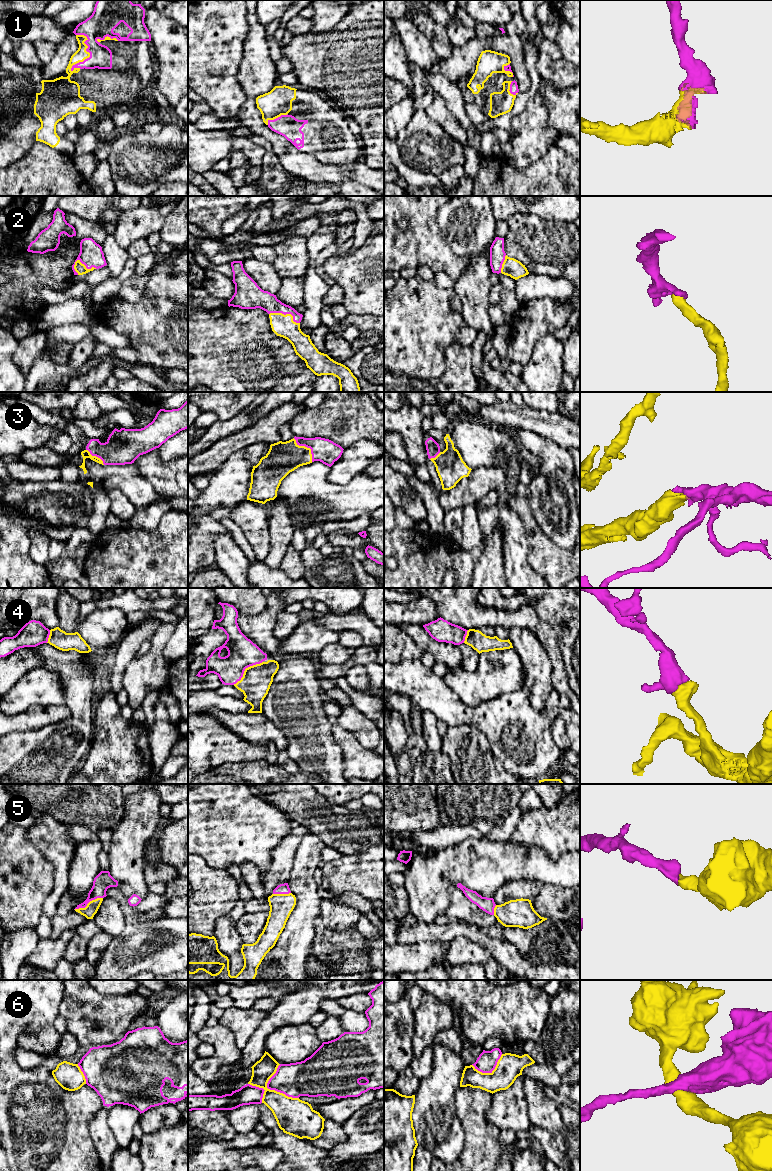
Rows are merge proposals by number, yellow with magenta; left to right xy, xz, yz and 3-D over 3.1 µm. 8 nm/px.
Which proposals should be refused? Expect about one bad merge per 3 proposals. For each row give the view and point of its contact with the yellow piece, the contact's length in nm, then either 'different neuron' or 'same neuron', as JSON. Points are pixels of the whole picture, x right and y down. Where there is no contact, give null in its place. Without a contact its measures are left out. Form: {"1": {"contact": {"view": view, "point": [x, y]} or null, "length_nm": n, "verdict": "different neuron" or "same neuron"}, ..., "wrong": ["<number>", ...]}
{"1": {"contact": {"view": "xy", "point": [89, 56]}, "length_nm": 320, "verdict": "same neuron"}, "2": {"contact": {"view": "xy", "point": [84, 265]}, "length_nm": 190, "verdict": "same neuron"}, "3": {"contact": {"view": "xz", "point": [306, 447]}, "length_nm": 240, "verdict": "same neuron"}, "4": {"contact": {"view": "xz", "point": [245, 669]}, "length_nm": 300, "verdict": "same neuron"}, "5": {"contact": {"view": "xy", "point": [88, 903]}, "length_nm": 260, "verdict": "same neuron"}, "6": {"contact": {"view": "xz", "point": [271, 1090]}, "length_nm": 320, "verdict": "different neuron"}, "wrong": ["6"]}

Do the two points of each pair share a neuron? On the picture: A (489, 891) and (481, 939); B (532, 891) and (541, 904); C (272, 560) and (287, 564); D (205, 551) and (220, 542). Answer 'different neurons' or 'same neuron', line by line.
A: different neurons
B: different neurons
C: different neurons
D: different neurons

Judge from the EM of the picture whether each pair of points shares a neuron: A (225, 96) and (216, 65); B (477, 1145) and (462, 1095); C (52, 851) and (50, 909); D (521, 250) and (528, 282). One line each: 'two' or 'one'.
A: one
B: one
C: one
D: two

